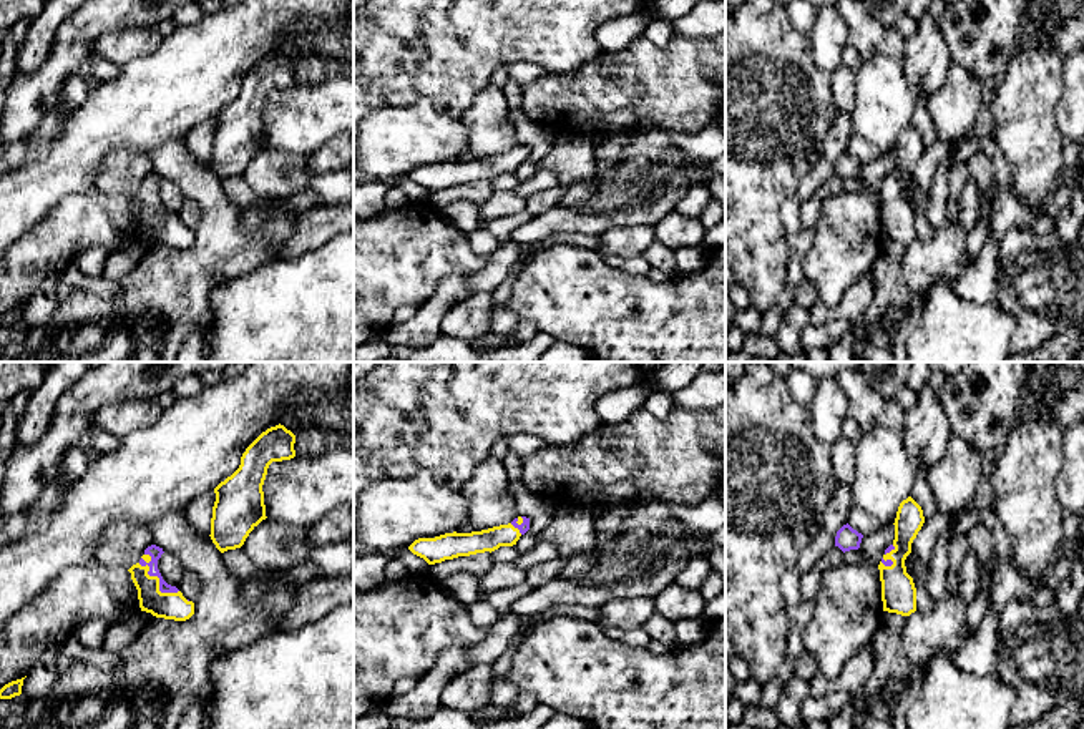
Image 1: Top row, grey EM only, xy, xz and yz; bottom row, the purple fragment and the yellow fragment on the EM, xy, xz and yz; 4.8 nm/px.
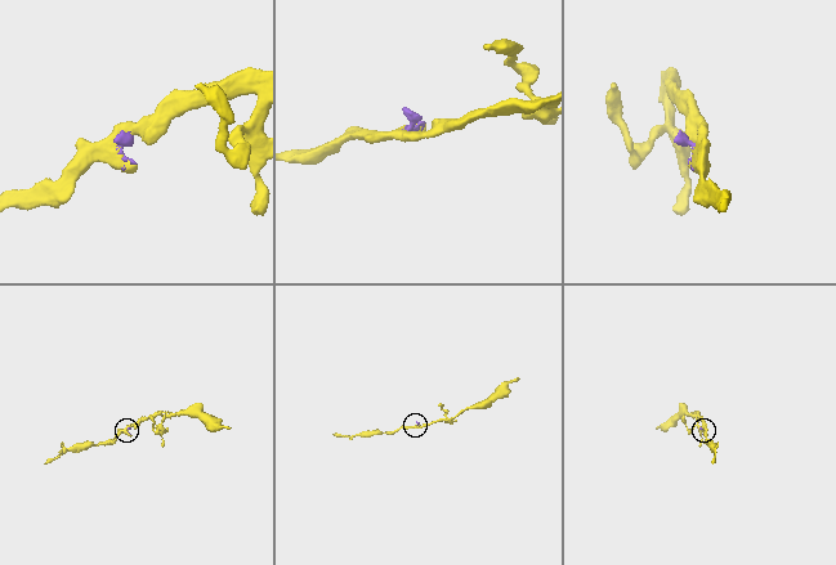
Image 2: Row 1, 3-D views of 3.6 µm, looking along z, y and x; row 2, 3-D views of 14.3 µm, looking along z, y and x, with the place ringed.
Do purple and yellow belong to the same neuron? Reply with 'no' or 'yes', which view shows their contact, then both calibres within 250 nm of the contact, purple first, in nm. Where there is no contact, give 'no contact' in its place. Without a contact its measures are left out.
yes | xy | 70/130 nm

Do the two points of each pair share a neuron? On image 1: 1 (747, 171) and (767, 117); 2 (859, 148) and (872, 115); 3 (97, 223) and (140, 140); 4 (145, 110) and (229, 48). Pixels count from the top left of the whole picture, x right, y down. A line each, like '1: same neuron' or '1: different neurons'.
1: same neuron
2: different neurons
3: different neurons
4: same neuron

